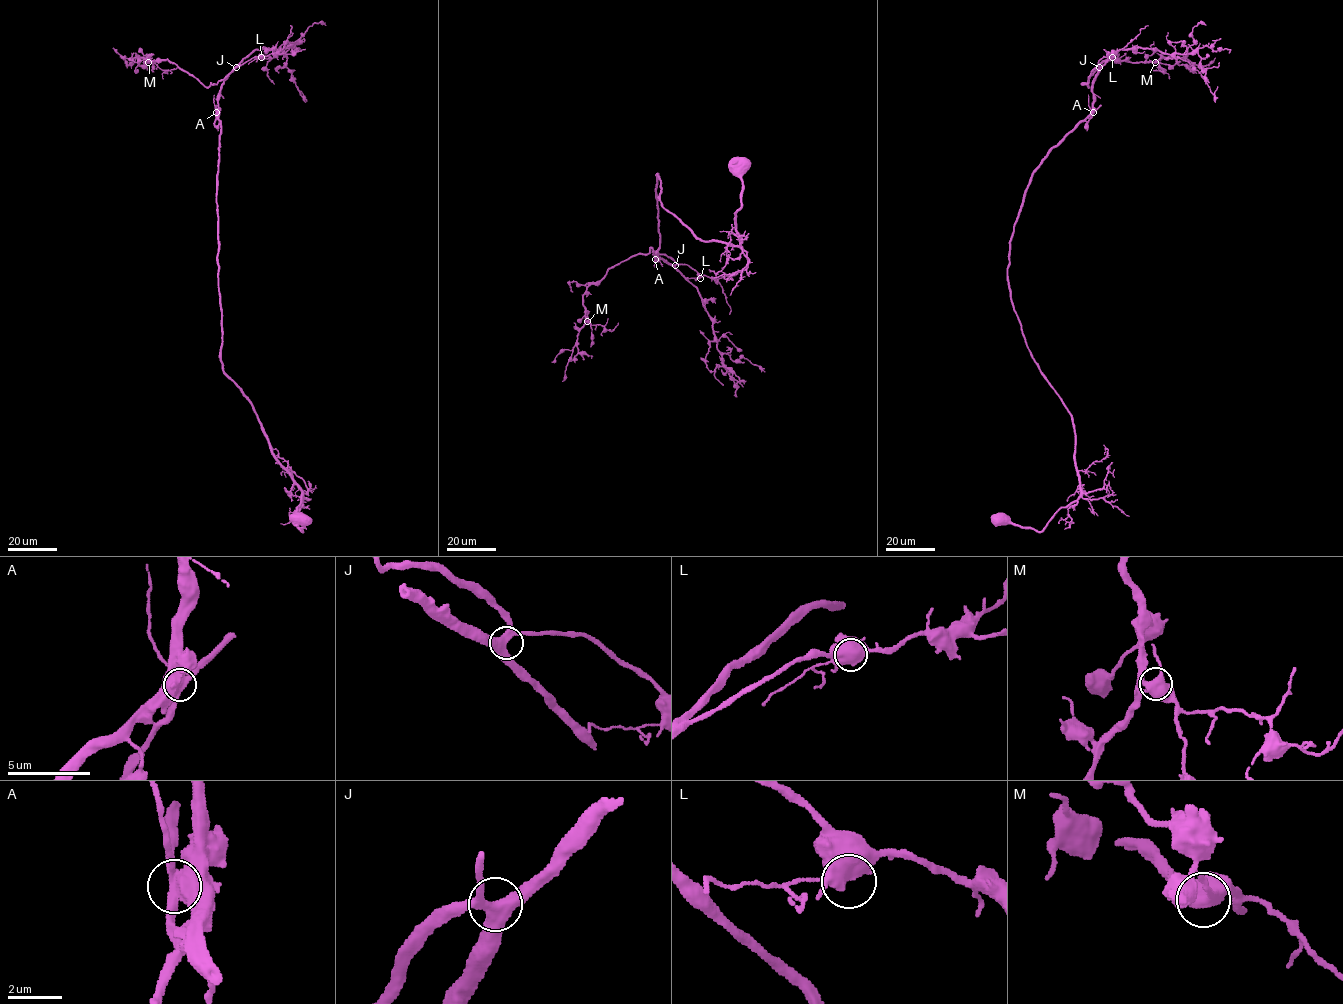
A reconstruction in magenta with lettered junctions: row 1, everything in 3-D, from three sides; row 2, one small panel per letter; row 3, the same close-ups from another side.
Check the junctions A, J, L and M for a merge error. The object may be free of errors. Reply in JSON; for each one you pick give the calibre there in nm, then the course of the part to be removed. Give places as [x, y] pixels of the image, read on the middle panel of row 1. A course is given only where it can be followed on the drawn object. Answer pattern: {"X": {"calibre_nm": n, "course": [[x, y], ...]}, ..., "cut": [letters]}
{"A": {"calibre_nm": 460}, "cut": ["A"]}

